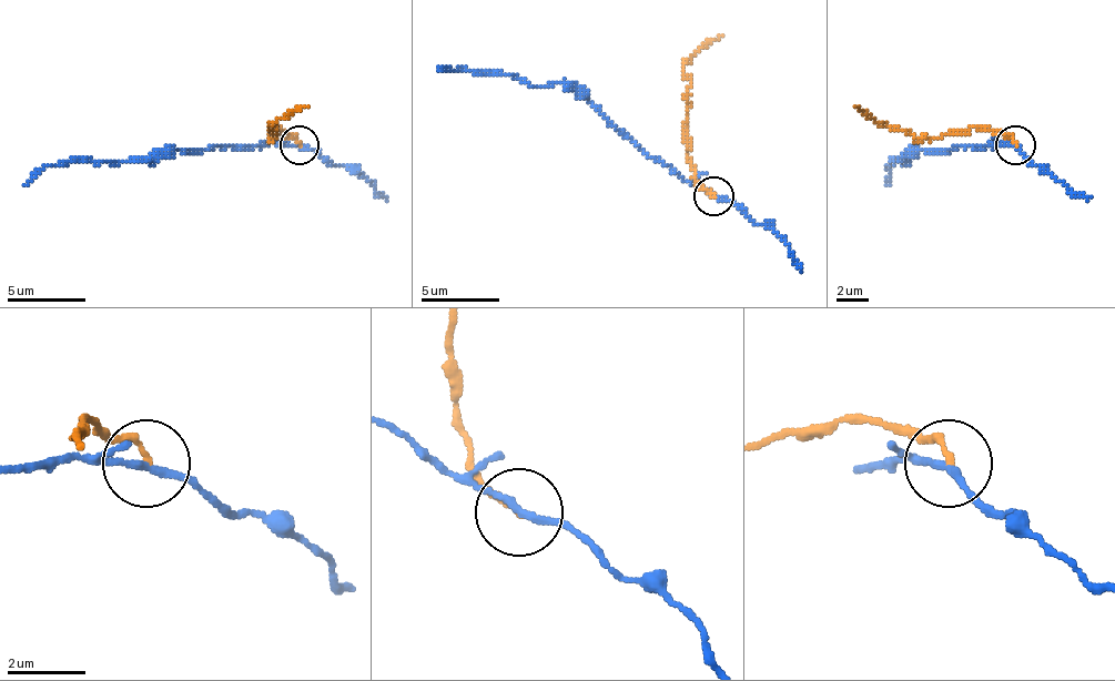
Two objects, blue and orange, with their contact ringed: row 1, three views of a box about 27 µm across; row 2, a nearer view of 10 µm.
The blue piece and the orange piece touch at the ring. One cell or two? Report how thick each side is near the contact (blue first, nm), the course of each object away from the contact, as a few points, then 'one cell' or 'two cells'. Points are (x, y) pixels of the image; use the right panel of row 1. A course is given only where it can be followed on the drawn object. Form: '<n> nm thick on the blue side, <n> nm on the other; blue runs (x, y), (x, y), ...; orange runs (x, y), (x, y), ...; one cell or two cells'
180 nm thick on the blue side, 170 nm on the other; blue runs (1016, 145), (918, 150), (902, 162), (905, 162), (894, 162), (887, 185); orange runs (1016, 145), (996, 130), (973, 126), (914, 138), (854, 107); two cells

